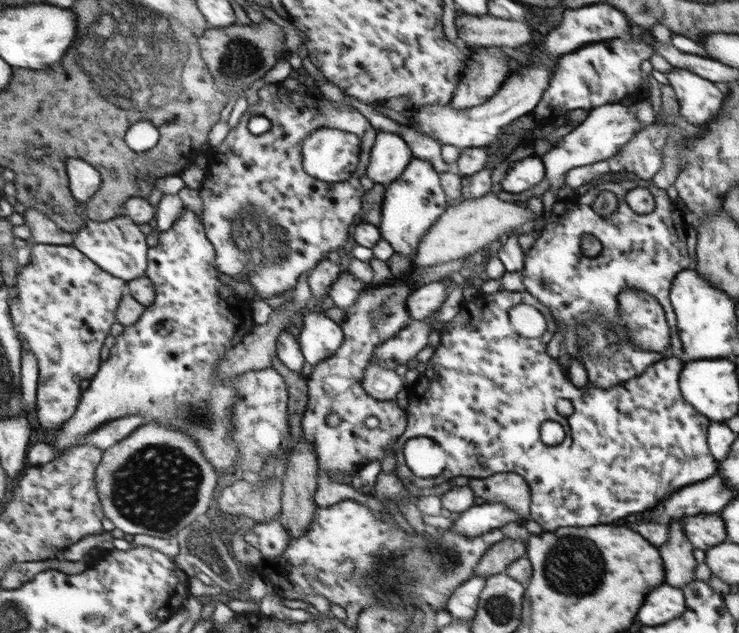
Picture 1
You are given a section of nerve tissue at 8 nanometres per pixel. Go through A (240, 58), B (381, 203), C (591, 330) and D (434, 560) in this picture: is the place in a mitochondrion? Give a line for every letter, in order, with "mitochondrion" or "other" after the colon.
A: mitochondrion
B: other
C: mitochondrion
D: mitochondrion

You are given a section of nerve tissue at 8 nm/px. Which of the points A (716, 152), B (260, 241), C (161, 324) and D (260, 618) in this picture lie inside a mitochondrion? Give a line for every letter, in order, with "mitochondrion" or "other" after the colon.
A: other
B: mitochondrion
C: other
D: other

